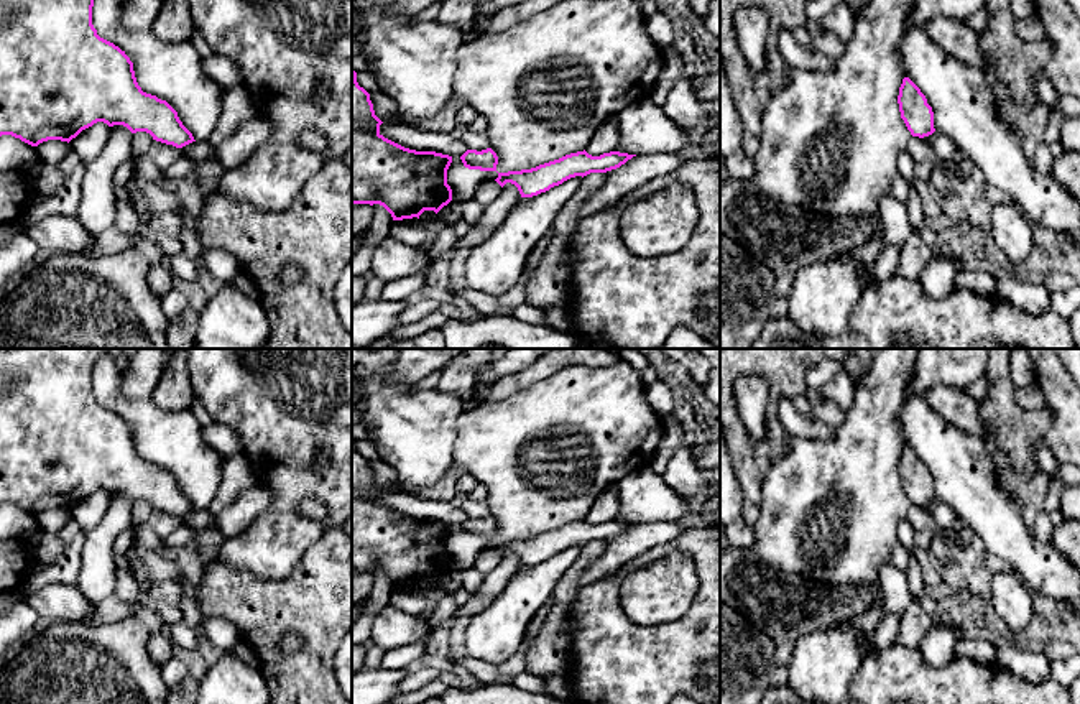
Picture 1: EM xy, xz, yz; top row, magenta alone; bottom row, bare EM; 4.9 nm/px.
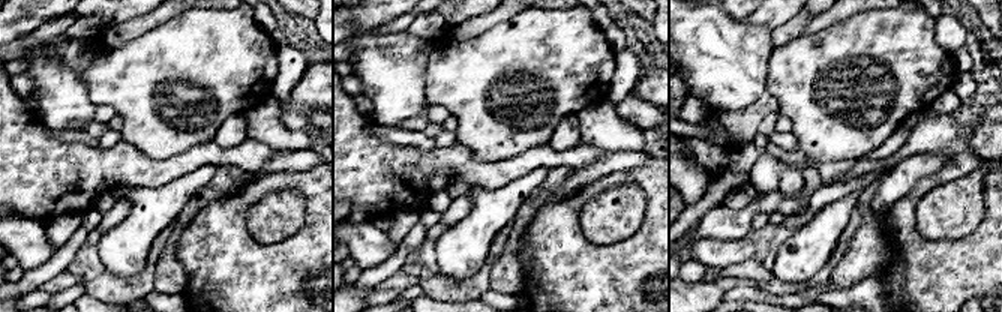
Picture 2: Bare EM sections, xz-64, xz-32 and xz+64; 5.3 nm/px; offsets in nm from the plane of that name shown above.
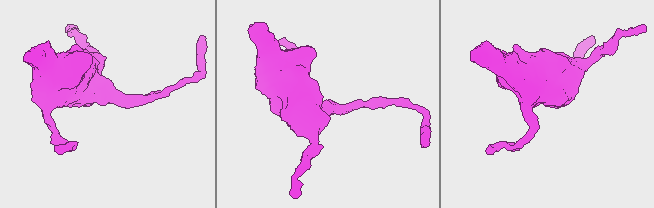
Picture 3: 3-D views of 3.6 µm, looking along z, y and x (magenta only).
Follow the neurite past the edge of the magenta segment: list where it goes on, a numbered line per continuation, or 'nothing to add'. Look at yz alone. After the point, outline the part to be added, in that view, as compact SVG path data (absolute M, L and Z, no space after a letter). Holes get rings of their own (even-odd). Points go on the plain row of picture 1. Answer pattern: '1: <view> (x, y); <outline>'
nothing to add

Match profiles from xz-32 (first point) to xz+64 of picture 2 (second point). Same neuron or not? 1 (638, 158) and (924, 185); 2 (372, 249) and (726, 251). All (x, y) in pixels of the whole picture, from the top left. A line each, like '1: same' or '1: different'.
1: different
2: same

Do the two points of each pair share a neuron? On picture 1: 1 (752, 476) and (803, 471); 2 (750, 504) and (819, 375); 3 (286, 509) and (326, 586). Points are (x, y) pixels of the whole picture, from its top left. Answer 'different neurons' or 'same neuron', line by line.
1: different neurons
2: different neurons
3: different neurons

